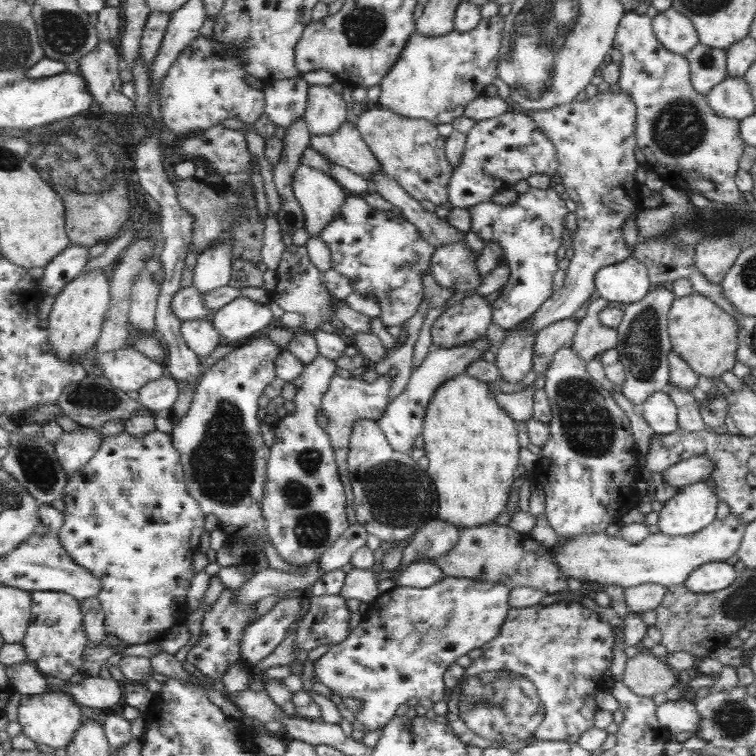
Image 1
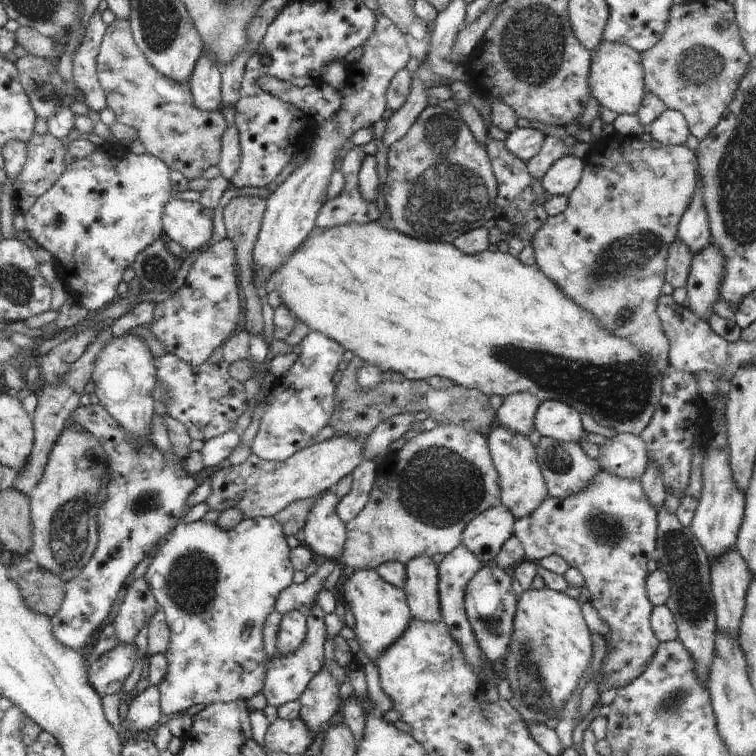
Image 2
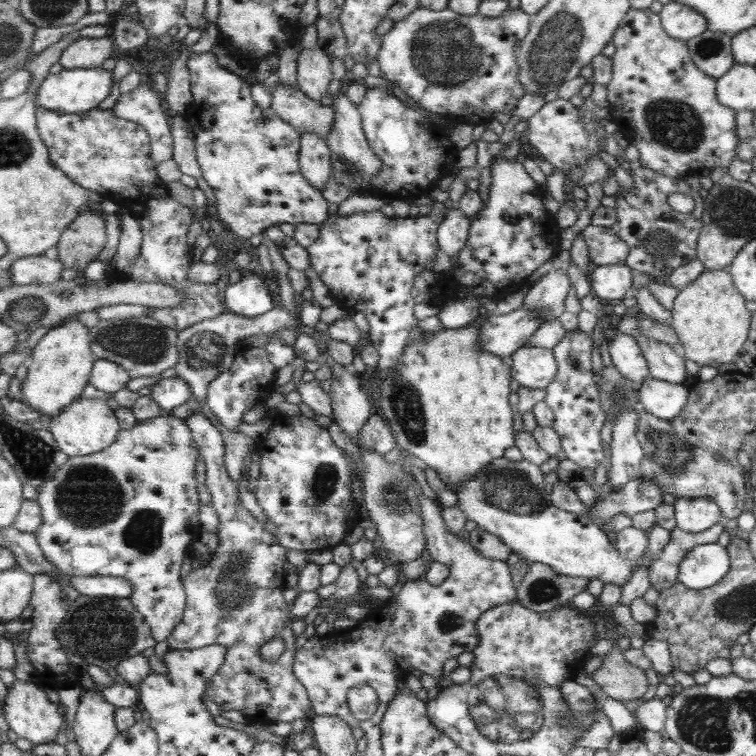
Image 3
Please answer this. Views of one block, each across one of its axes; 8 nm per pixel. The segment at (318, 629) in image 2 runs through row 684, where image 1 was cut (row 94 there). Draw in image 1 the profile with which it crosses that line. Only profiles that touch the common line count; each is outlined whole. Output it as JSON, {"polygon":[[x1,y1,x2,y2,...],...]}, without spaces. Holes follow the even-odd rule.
{"polygon":[[302,76,266,82,266,87,262,90,266,94,265,113,274,126,289,130,295,120,304,116,310,97,309,87,310,84]]}

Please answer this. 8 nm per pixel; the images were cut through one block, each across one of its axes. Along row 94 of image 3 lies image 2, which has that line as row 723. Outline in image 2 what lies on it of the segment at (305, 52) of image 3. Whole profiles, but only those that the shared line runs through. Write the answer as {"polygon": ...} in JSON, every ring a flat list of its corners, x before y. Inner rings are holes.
{"polygon":[[327,666,323,667,309,683,301,695,302,709,300,717,307,723,312,733,325,733,326,726,337,714,340,714,343,704,341,696,341,683,337,676,329,672]]}

